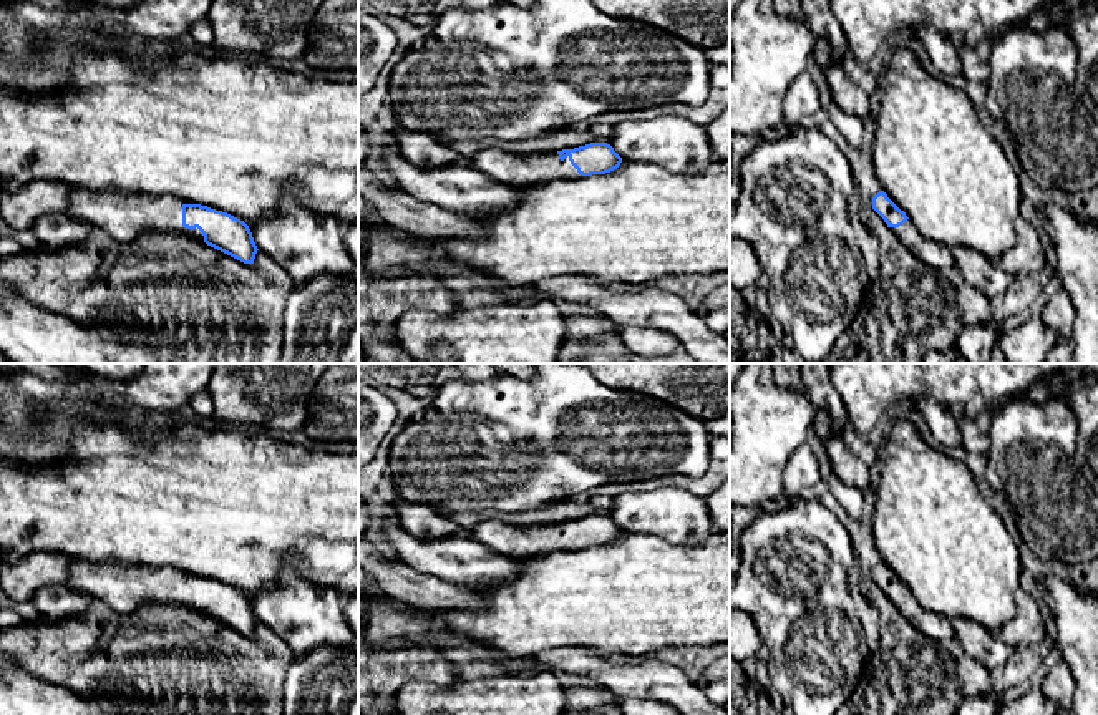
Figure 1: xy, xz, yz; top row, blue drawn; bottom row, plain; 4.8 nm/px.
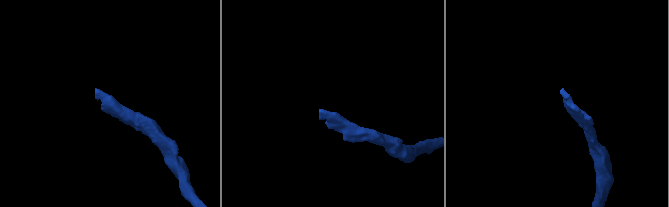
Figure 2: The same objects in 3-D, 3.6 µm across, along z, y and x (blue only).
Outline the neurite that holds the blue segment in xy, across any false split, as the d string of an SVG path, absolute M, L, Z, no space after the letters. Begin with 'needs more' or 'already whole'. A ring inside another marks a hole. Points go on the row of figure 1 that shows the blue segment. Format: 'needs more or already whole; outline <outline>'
needs more; outline M116 189L68 191L73 216L88 227L104 229L121 244L136 241L146 231L164 231L191 236L244 264L254 264L259 250L244 221L207 206L184 204L174 196Z

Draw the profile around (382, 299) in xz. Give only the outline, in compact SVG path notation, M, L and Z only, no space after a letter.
M358 272L358 347L377 363L413 363L395 337L396 320L406 310L453 314L461 310L458 294L446 289L441 277L415 272L401 277Z

